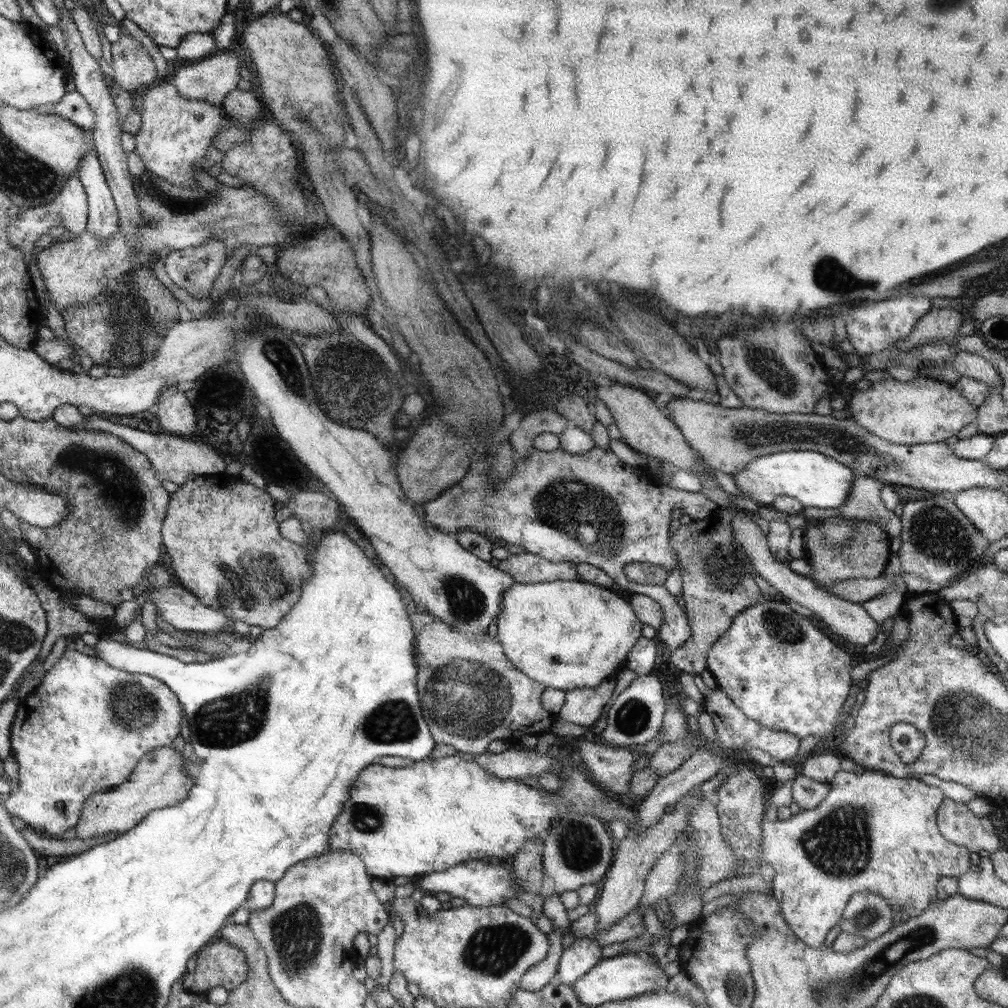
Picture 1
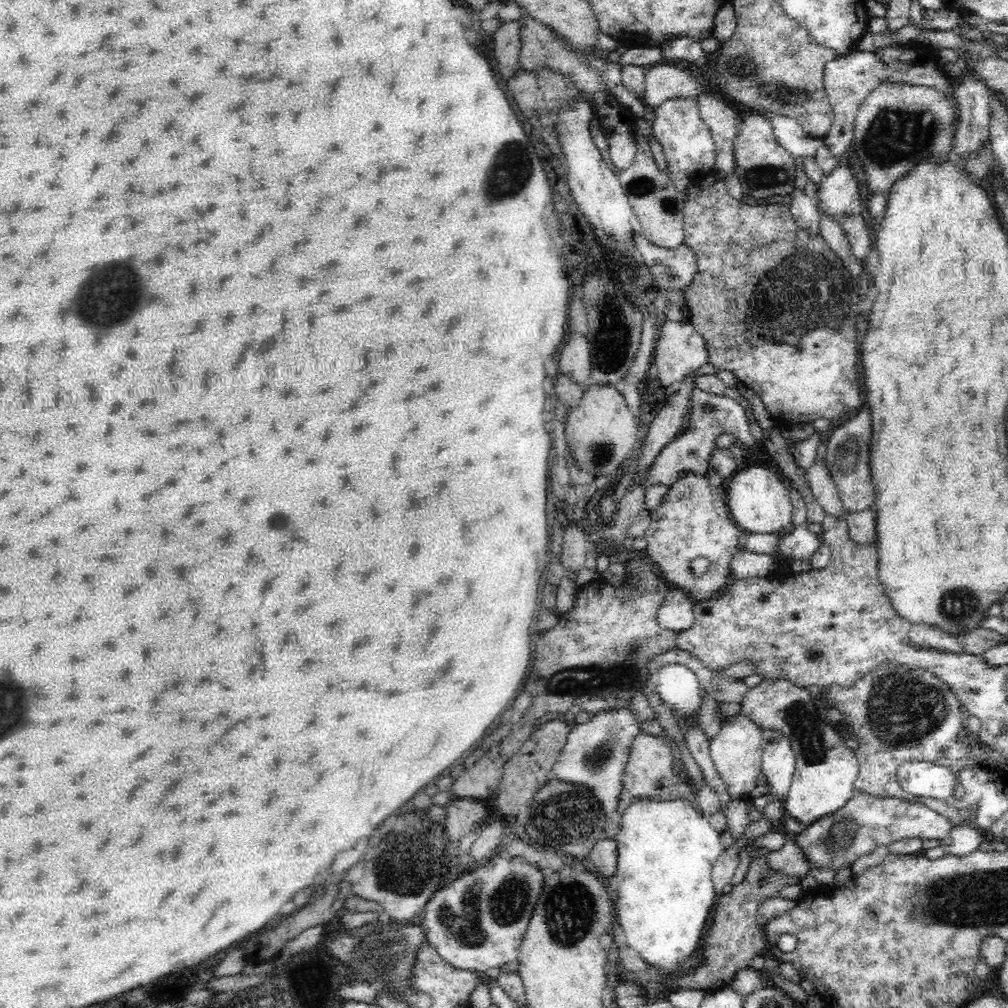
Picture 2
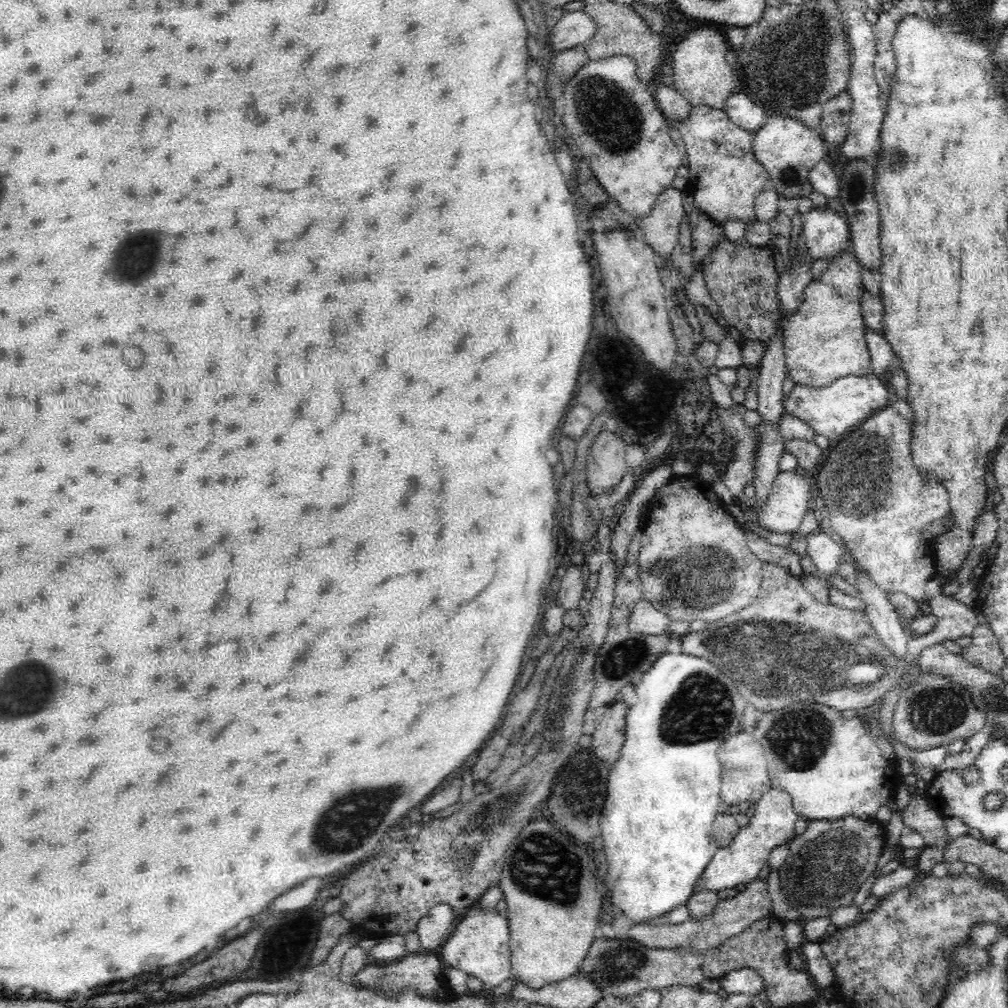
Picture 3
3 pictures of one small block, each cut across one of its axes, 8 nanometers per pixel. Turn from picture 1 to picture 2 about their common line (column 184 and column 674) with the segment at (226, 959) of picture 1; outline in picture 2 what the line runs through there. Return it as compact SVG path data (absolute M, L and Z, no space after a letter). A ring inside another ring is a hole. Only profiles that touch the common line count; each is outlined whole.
M760 856L756 860L752 860L750 870L744 878L744 882L736 884L732 888L730 894L722 894L716 900L712 918L708 922L706 928L706 936L702 940L700 946L700 956L702 956L702 964L694 970L688 970L688 974L684 972L684 976L670 976L666 980L666 984L670 988L676 990L702 990L702 992L716 992L722 988L732 988L734 976L750 966L750 960L754 956L766 956L768 954L768 938L764 934L764 926L758 924L756 914L758 914L758 906L766 900L766 898L776 898L780 896L780 892L786 886L798 886L800 884L800 876L788 876L782 872L774 872L768 862L766 856Z

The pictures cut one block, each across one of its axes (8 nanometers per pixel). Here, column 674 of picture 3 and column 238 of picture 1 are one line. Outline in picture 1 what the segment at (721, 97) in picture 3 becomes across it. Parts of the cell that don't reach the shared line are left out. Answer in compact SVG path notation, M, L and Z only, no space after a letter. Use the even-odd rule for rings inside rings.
M225 50L225 52L213 52L207 58L183 66L179 70L175 70L173 76L169 76L169 82L177 88L177 92L187 98L187 100L205 100L209 104L221 104L221 100L237 88L237 82L241 78L239 68L245 68L247 62L243 62L243 54L239 54L237 50Z

